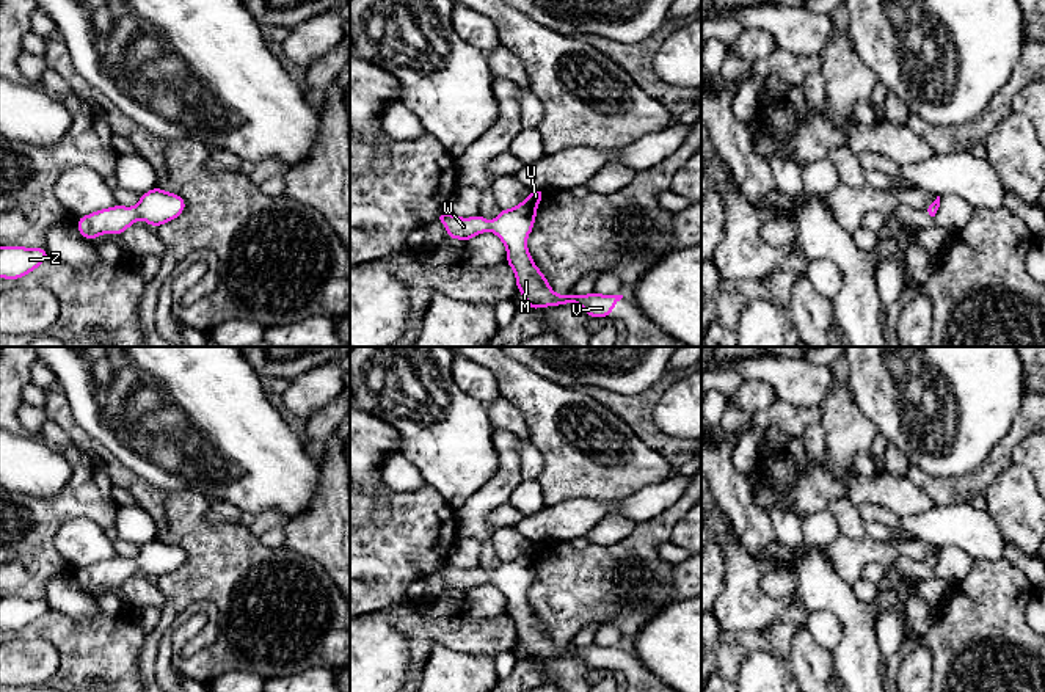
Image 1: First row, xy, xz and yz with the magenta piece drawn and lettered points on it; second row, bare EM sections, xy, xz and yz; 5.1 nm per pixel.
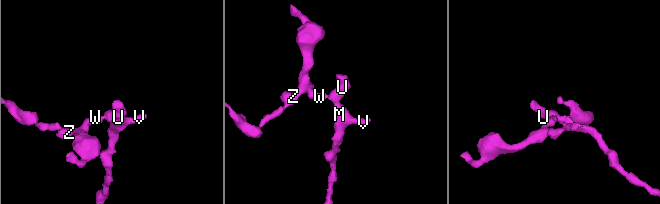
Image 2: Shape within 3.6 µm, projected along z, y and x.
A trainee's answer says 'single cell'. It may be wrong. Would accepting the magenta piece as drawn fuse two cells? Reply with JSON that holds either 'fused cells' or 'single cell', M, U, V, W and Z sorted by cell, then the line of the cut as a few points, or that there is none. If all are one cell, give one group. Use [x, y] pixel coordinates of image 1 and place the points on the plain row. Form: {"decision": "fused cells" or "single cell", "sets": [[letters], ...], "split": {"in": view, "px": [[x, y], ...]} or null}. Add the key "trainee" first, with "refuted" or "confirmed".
{"trainee": "confirmed", "decision": "single cell", "sets": [["M", "U", "V", "W", "Z"]], "split": null}

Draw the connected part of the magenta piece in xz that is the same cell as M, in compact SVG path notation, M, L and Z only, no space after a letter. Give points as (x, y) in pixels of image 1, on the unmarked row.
M533 541L516 559L501 562L493 574L482 566L472 570L460 570L442 562L435 573L446 576L449 590L469 590L493 582L507 598L507 615L516 625L516 637L527 653L527 659L538 661L544 657L560 657L566 654L577 654L590 668L607 668L614 657L623 646L599 646L596 643L588 646L557 646L552 643L544 626L533 615L527 603L526 590L533 581L537 557L546 546L546 541Z

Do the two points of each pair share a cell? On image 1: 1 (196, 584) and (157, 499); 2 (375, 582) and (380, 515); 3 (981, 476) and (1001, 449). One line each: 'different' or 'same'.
1: same
2: different
3: same

